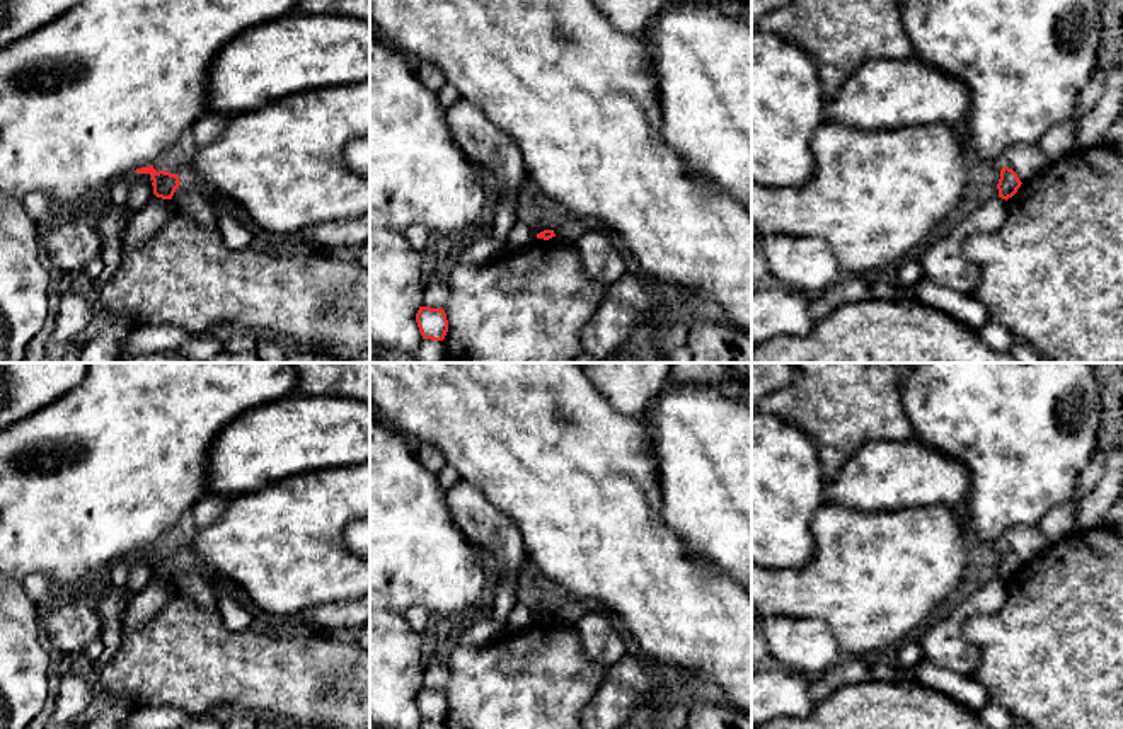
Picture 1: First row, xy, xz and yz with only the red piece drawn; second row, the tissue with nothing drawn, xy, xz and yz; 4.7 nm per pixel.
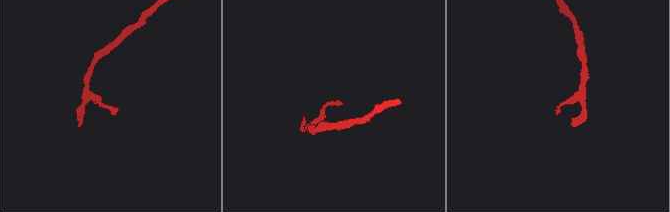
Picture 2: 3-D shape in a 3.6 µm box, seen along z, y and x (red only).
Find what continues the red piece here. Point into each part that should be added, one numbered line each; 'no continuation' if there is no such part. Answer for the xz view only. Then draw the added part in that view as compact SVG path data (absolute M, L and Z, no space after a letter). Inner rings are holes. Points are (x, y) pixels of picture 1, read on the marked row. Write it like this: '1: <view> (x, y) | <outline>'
no continuation

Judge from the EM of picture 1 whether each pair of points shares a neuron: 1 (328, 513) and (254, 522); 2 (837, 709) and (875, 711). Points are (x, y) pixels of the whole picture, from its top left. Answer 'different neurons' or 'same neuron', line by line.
1: same neuron
2: same neuron

